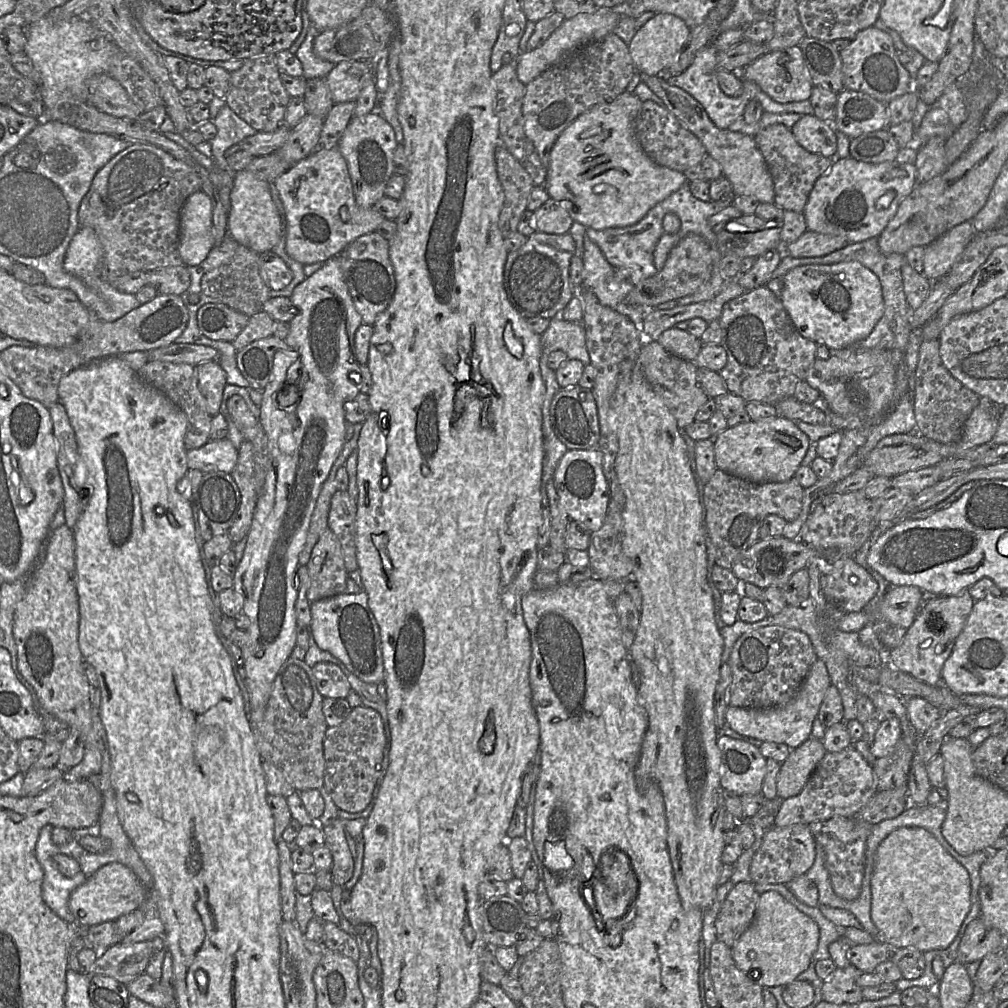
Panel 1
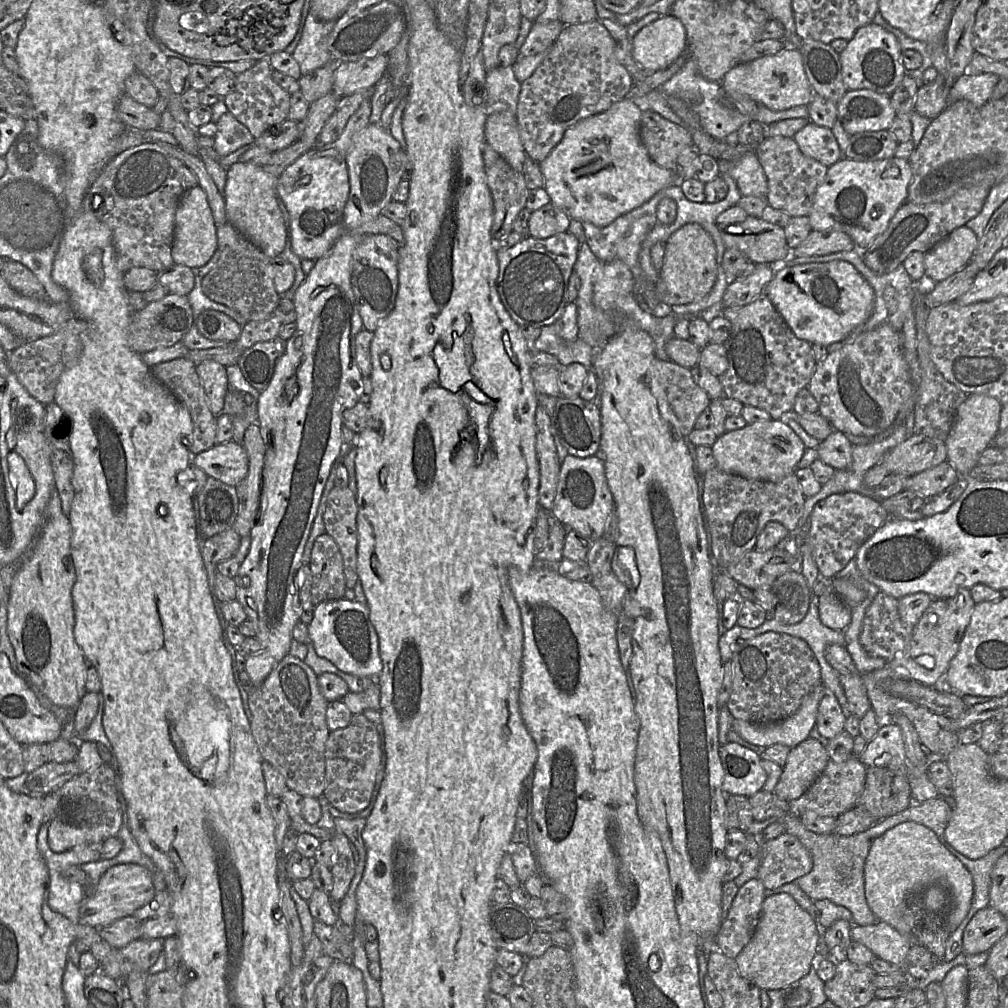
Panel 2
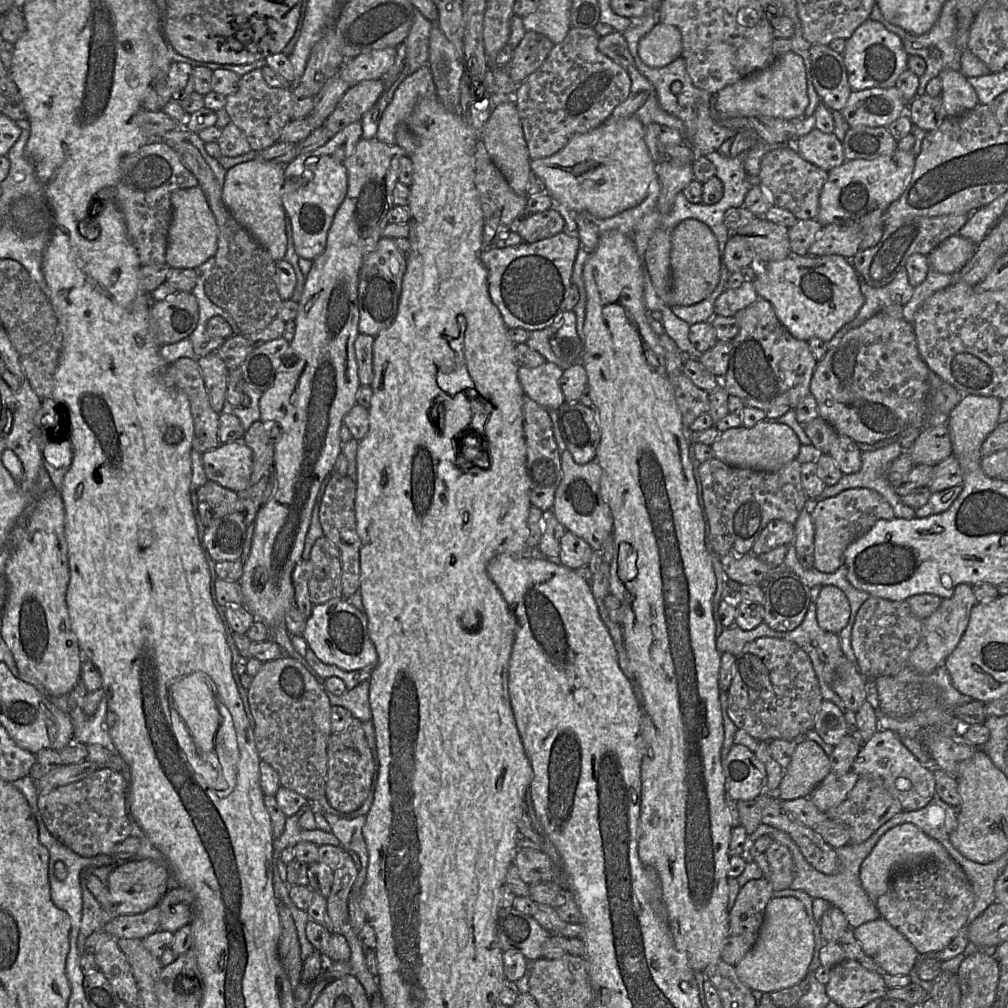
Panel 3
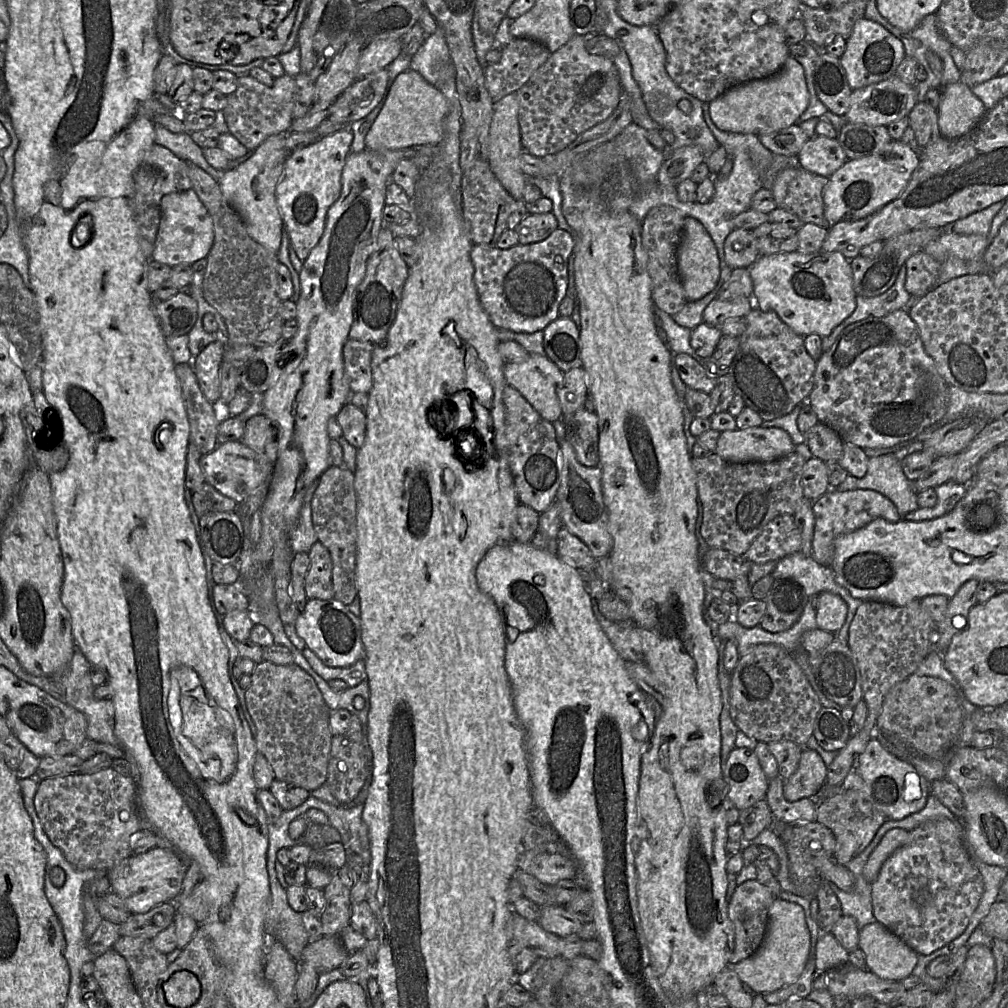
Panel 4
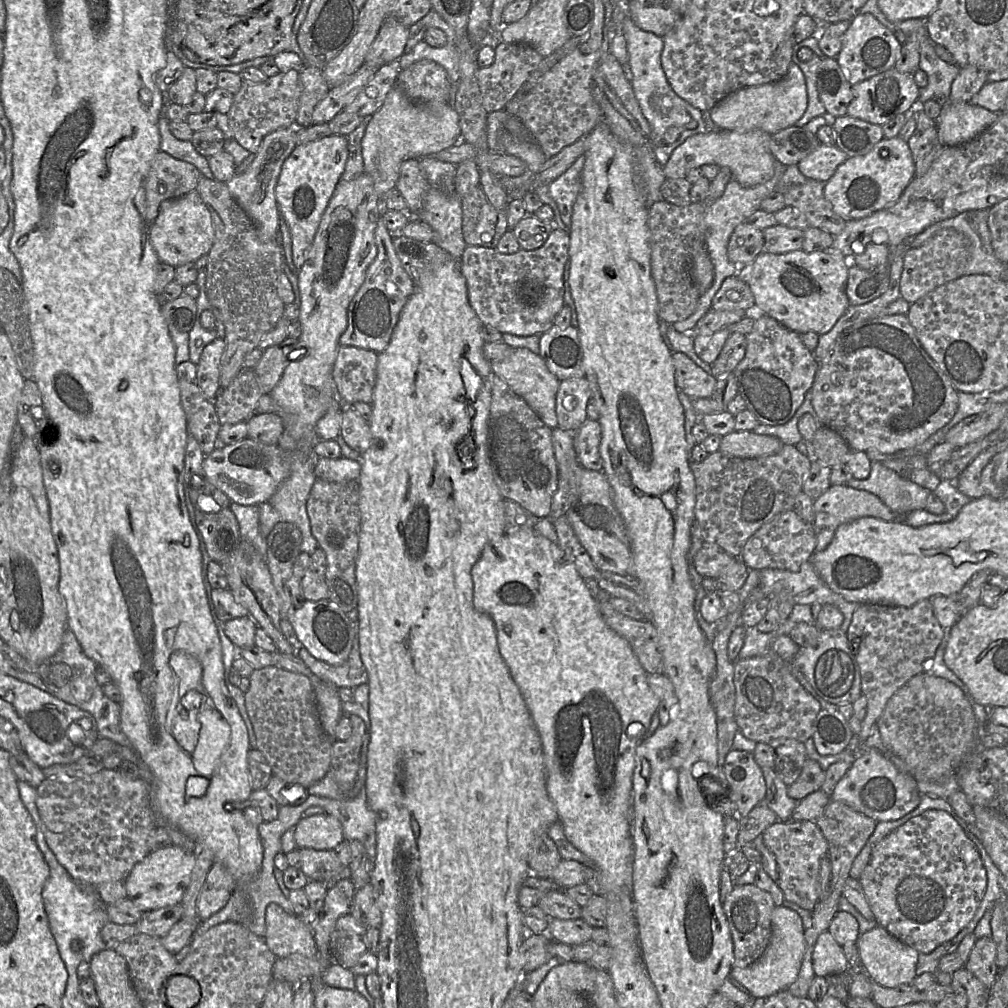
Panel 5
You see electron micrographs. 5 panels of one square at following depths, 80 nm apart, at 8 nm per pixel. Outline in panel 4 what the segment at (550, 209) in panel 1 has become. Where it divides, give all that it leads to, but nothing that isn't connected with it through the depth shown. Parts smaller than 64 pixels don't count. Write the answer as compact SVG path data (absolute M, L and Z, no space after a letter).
M552 212L528 214L514 230L519 244L528 245L545 240L558 229L558 222Z

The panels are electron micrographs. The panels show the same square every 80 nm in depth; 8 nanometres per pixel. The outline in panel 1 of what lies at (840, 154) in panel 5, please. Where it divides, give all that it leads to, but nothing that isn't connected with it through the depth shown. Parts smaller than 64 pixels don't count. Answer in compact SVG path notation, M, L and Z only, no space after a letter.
M814 114L801 115L793 125L796 141L807 151L831 158L837 151L836 130L833 124L817 118Z

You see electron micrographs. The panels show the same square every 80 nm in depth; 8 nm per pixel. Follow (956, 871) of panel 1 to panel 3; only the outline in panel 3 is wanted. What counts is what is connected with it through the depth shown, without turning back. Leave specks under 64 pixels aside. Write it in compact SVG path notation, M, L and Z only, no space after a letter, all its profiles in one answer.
M903 823L889 829L881 836L860 868L860 879L865 892L875 902L885 894L894 874L901 869L920 867L930 861L953 861L947 850L936 839L928 836L912 823Z

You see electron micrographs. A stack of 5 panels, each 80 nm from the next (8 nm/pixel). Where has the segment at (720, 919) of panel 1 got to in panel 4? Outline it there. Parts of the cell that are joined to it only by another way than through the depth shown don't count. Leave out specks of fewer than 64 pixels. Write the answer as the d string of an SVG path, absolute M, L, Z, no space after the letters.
M756 879L738 885L728 902L728 916L734 926L734 949L728 965L734 965L748 958L761 945L767 930L768 911L774 900L772 892Z

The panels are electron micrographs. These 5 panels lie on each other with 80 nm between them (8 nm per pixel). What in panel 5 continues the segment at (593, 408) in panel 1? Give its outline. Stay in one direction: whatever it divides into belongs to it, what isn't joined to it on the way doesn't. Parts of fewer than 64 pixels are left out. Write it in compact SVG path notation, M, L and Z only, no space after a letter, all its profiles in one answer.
M587 419L573 432L574 449L580 464L594 471L602 471L603 463L599 446L601 427L599 421Z

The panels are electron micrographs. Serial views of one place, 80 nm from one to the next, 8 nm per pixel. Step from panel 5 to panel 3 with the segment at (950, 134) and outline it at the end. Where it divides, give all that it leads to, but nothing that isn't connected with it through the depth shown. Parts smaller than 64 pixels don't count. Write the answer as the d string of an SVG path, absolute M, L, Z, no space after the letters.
M944 69L939 74L946 117L959 116L979 105L977 94L961 71Z

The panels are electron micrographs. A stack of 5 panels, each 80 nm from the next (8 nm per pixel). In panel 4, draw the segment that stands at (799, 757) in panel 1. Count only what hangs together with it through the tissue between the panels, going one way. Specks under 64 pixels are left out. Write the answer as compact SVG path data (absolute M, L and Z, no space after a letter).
M803 748L796 771L784 782L783 795L790 802L818 797L826 776L827 765L820 754Z

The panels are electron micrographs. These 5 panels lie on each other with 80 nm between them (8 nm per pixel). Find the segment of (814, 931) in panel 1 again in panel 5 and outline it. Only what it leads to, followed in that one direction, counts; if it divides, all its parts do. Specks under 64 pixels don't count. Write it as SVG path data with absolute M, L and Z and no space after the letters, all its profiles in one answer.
M784 905L775 906L772 912L772 932L763 954L744 968L733 967L730 976L744 985L755 998L767 998L787 989L797 978L805 953L806 943L802 918L793 909Z

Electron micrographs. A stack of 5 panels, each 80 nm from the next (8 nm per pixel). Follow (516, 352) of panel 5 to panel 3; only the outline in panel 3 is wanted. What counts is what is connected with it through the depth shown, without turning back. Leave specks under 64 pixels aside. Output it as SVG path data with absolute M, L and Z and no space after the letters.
M554 363L520 366L518 379L524 394L545 409L558 409L565 401L559 382L563 370Z

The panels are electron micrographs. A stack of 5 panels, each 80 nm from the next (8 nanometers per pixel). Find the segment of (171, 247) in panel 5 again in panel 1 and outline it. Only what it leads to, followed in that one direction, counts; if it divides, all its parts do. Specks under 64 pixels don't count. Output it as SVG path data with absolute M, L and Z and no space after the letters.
M202 190L190 195L180 214L179 254L186 266L201 264L215 247L212 203Z

